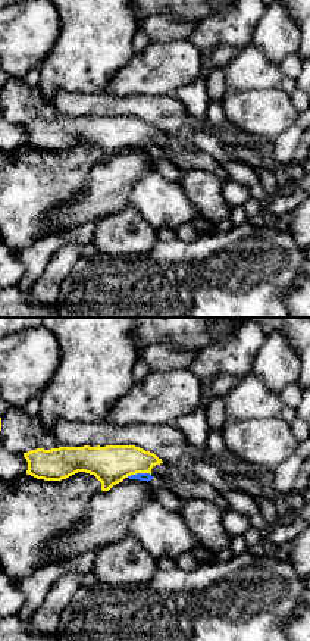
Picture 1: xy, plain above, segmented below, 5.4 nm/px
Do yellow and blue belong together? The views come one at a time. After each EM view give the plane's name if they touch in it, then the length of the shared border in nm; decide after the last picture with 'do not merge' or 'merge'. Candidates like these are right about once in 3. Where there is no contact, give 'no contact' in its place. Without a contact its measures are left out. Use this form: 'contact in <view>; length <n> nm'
contact in xy; length 140 nm

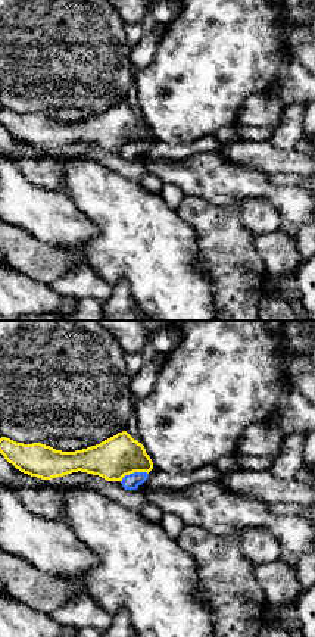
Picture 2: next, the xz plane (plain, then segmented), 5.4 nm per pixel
contact in xz; length 160 nm

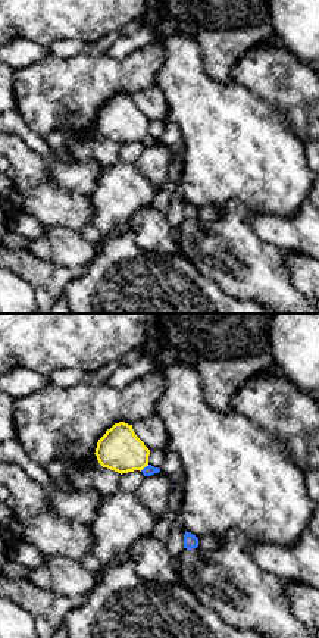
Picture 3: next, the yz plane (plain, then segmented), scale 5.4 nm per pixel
contact in yz; length 70 nm

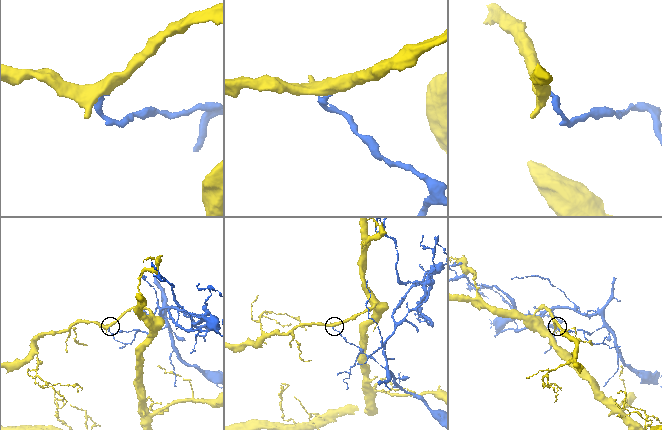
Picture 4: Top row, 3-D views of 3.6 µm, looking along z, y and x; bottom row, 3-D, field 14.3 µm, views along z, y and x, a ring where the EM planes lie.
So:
do not merge

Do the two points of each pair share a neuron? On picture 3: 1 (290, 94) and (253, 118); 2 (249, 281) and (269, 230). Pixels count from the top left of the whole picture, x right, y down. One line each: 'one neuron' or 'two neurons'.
1: two neurons
2: two neurons

